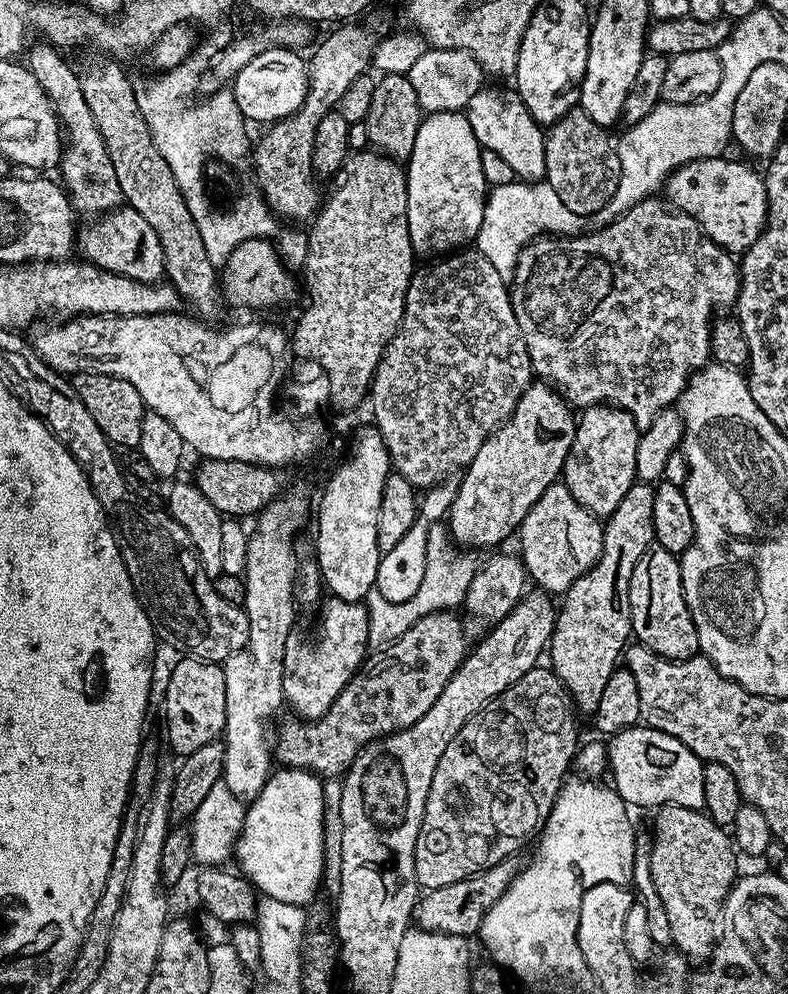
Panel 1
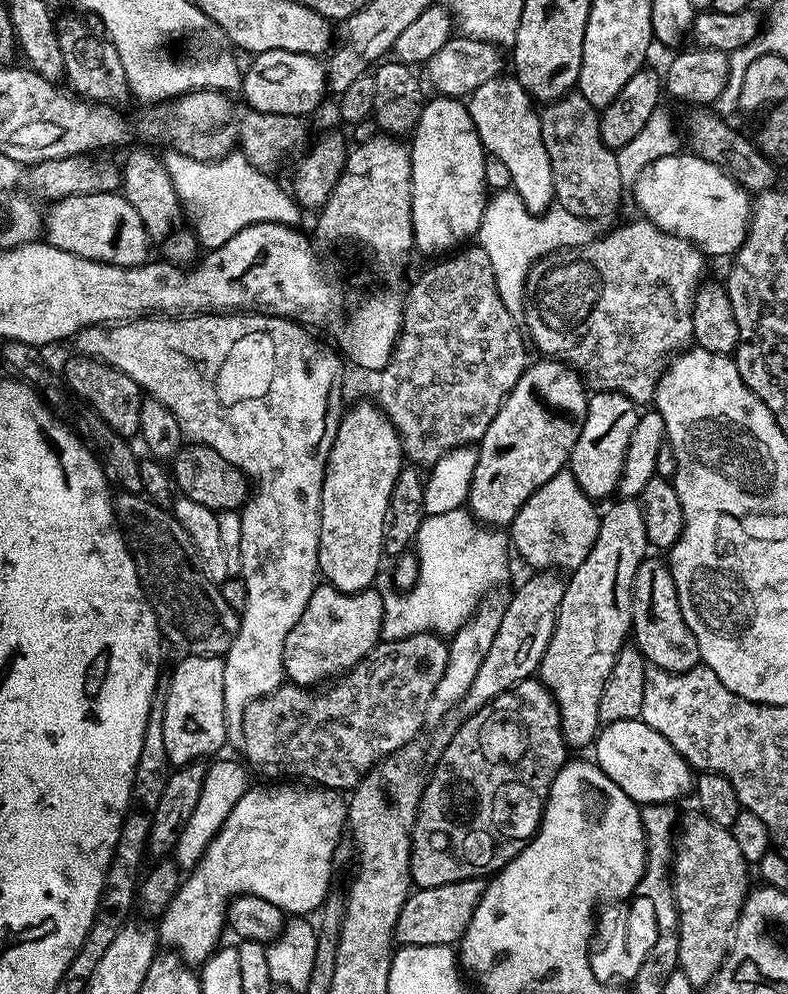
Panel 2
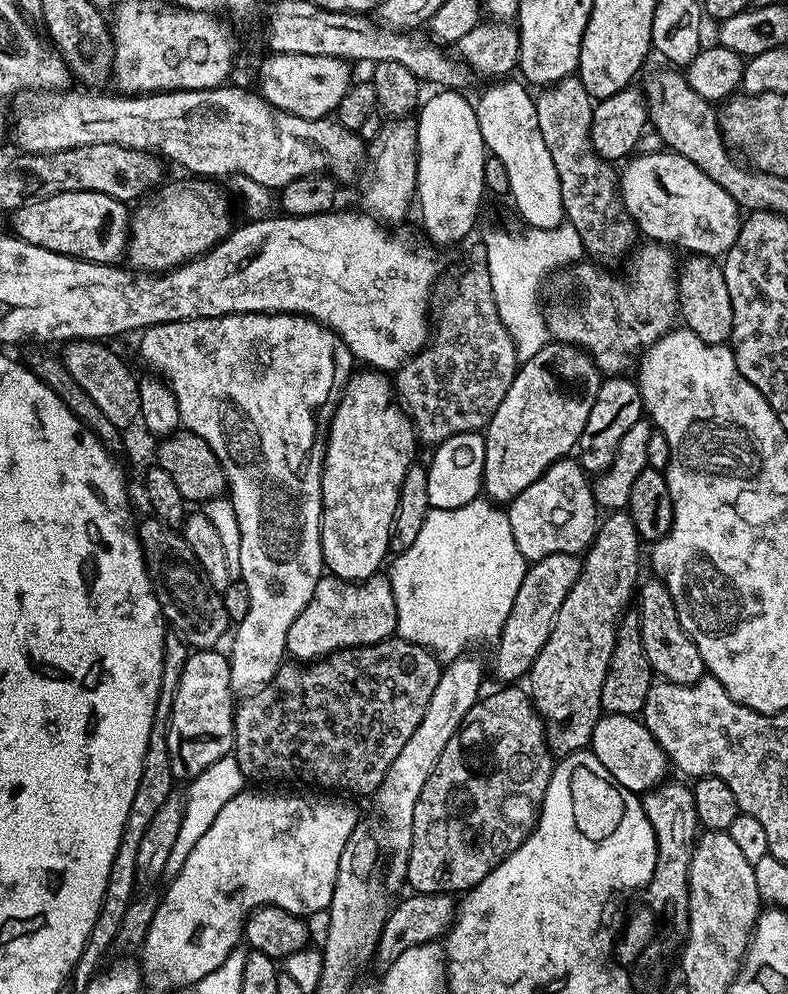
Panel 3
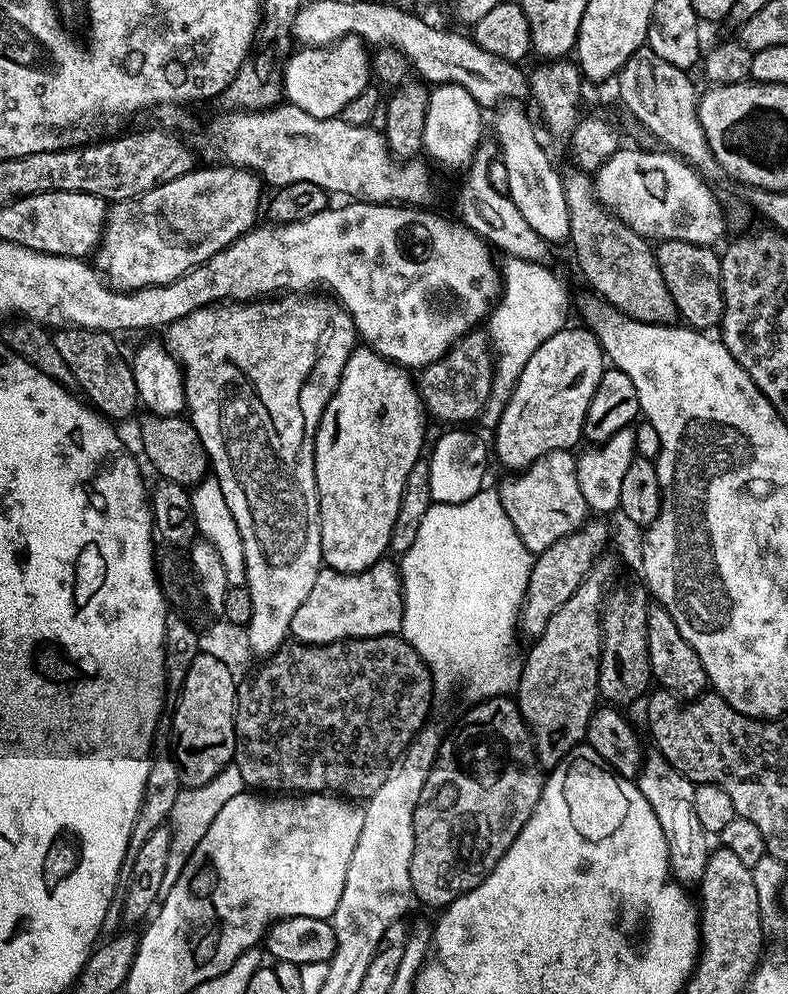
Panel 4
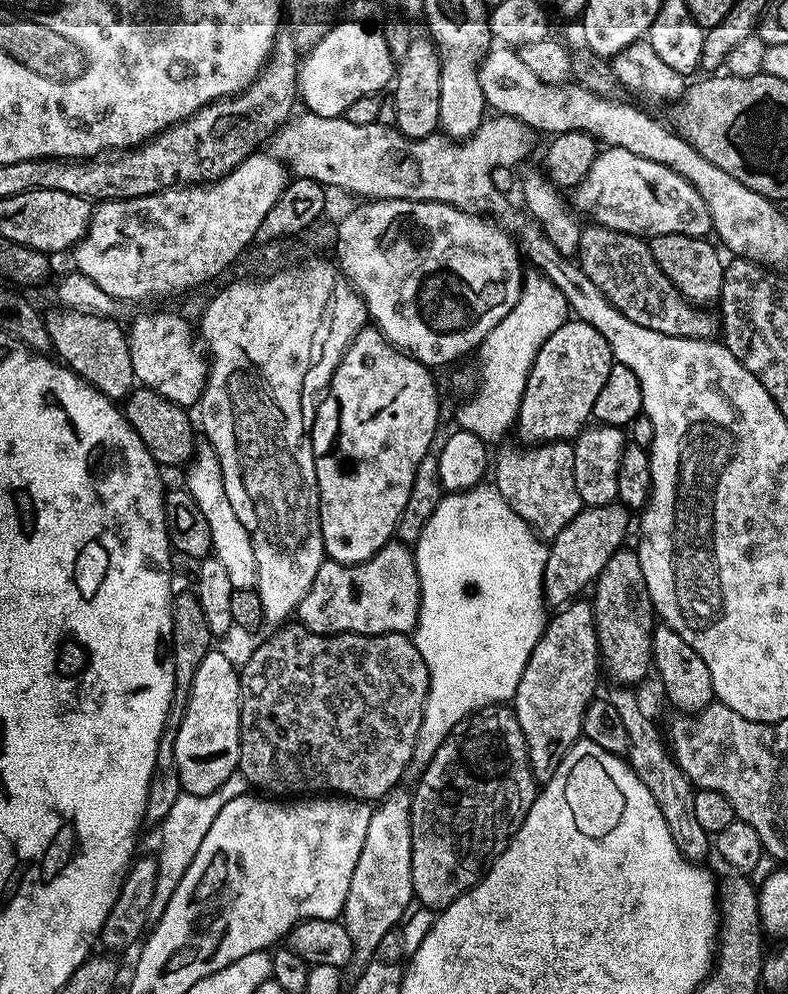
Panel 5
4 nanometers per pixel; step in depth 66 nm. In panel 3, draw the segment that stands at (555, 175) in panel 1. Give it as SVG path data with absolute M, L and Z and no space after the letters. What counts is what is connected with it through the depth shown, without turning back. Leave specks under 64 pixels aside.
M576 74L562 78L556 84L547 85L541 92L544 93L535 97L539 129L542 130L547 149L550 150L551 161L558 170L562 206L567 223L572 224L574 230L578 230L583 251L587 255L589 252L592 255L589 257L593 261L608 262L604 260L616 260L619 256L627 257L637 243L638 229L628 211L624 209L618 187L617 169L612 169L615 167L609 161L602 159L592 148L592 109L594 107L592 95L586 90L586 86L582 86L580 77Z

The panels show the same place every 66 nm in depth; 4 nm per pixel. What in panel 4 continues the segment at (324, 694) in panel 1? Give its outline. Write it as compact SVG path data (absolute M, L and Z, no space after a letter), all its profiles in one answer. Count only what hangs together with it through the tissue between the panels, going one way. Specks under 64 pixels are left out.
M381 558L361 572L335 572L321 567L306 602L298 606L288 627L289 633L302 644L333 644L362 636L390 636L402 629L404 587L395 559Z

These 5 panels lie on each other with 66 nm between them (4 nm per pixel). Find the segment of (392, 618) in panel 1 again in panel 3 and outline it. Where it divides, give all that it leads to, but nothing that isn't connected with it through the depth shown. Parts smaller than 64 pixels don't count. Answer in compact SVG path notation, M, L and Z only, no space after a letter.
M487 498L471 500L454 510L429 510L410 550L399 553L393 560L396 561L392 564L390 579L396 603L395 635L411 644L421 644L444 662L465 655L471 649L468 647L479 640L500 639L526 571L526 561L514 542L507 511Z

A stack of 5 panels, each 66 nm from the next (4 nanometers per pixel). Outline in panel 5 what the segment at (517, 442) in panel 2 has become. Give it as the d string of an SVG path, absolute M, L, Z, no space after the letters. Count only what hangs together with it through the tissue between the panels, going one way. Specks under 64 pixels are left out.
M569 318L562 326L558 326L558 330L554 330L554 334L550 334L550 338L546 338L546 346L542 346L542 350L538 350L538 358L534 358L526 390L522 394L520 413L516 415L515 431L520 431L528 442L568 442L579 436L592 420L594 401L598 399L613 363L610 342L606 342L606 338L602 338L594 326Z

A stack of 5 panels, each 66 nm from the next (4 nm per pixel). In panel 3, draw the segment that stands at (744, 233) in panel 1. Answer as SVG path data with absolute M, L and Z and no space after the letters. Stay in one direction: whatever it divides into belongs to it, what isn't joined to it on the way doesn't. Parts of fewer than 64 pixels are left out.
M657 150L633 155L624 166L624 172L622 168L618 176L620 197L641 237L685 248L688 254L713 258L723 257L734 246L740 233L742 210L694 162L673 151Z

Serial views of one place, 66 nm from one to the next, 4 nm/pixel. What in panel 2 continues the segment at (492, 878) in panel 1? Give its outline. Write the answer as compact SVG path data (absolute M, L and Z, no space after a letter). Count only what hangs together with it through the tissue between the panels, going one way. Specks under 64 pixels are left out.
M483 879L459 880L446 886L430 886L409 891L406 902L402 906L402 914L398 914L396 934L397 945L406 944L451 944L459 945L466 934L466 926L474 918L474 910L484 894L486 884Z

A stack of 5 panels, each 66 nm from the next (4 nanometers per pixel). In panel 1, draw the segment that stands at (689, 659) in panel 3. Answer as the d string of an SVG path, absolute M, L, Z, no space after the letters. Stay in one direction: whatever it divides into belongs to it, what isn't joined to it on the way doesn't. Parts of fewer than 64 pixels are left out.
M657 543L645 550L642 558L638 558L638 566L634 566L634 574L630 574L630 606L632 636L654 650L654 654L667 660L688 660L700 652L698 630L682 590L682 570L677 553Z

